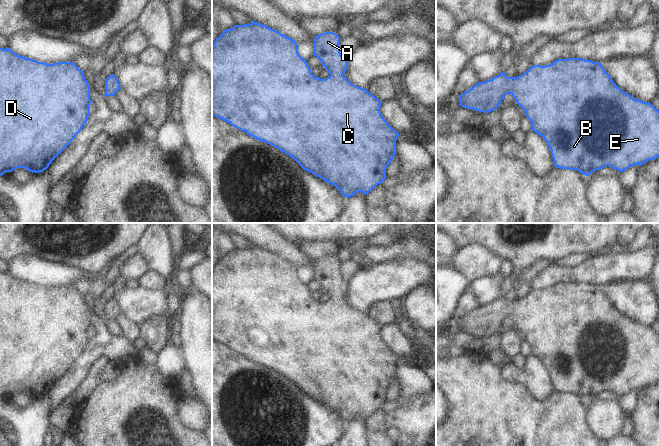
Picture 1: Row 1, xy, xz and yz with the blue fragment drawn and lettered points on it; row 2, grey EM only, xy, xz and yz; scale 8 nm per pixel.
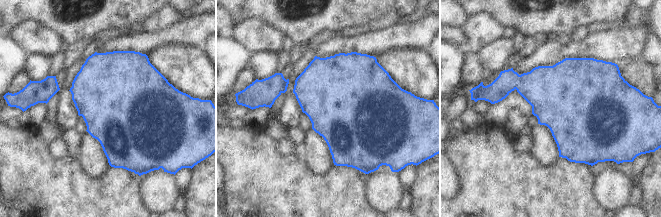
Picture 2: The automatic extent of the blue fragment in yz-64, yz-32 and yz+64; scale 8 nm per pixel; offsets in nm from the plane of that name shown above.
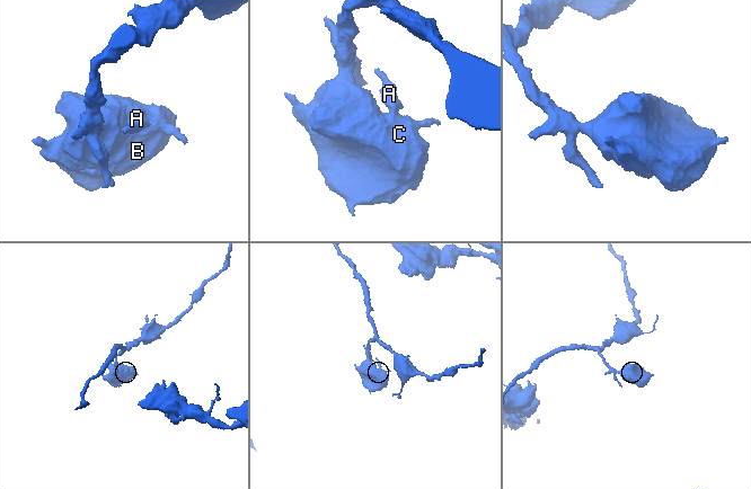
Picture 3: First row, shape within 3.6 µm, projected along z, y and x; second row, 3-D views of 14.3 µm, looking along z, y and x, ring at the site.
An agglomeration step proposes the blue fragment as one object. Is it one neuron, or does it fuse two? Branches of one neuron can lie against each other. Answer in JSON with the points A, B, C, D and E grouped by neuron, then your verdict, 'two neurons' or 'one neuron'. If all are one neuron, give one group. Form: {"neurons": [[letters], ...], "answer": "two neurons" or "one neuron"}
{"neurons": [["A", "B", "C", "D", "E"]], "answer": "one neuron"}

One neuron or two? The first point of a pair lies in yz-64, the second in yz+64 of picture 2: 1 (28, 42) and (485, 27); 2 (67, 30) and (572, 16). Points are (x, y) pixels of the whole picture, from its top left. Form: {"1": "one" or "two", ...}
{"1": "one", "2": "one"}

